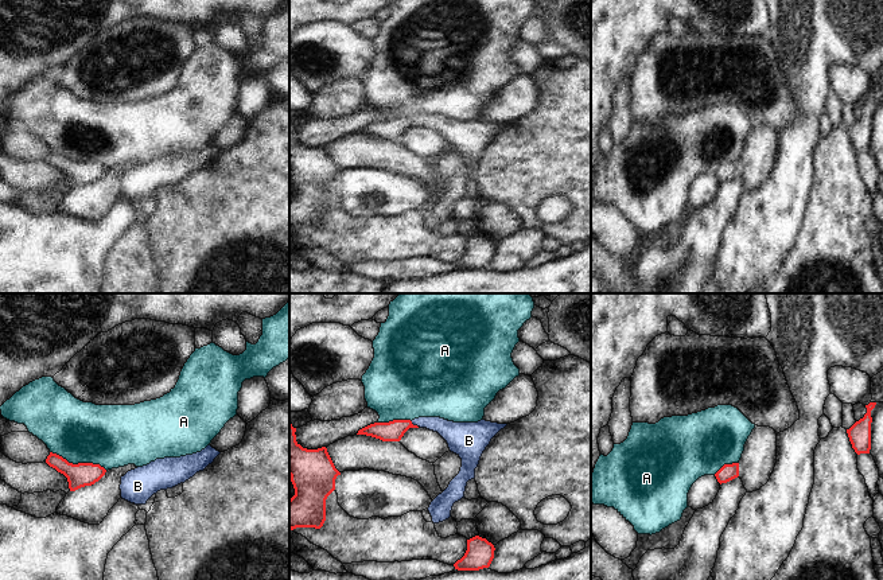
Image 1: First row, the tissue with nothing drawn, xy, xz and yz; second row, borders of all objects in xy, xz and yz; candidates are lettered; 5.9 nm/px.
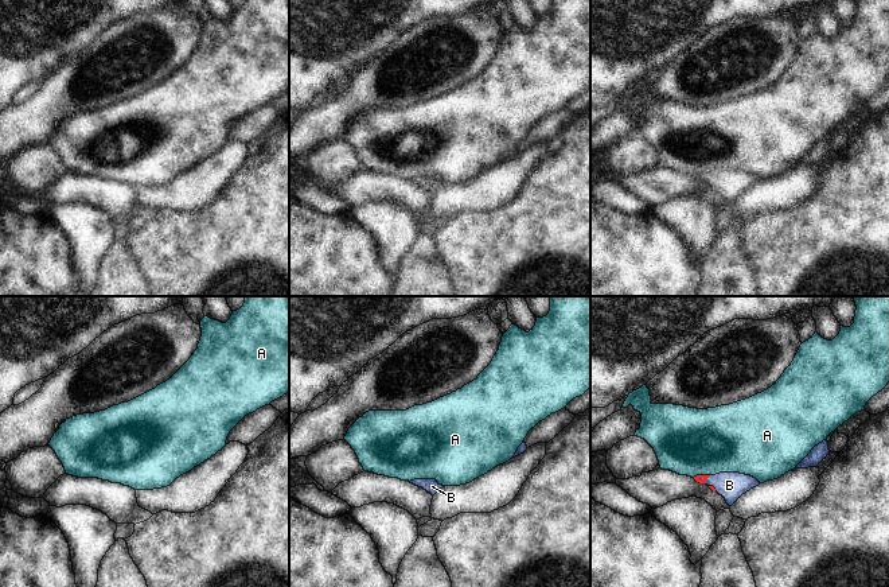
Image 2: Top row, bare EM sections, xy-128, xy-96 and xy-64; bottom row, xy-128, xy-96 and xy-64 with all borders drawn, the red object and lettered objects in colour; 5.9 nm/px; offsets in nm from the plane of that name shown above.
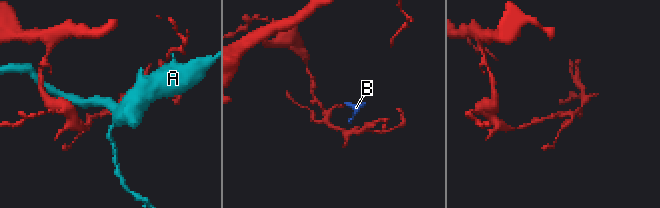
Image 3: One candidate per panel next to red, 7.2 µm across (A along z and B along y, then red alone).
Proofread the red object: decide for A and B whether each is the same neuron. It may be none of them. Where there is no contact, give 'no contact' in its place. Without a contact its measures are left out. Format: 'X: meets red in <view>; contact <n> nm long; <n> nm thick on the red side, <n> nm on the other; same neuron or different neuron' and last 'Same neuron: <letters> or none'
A: meets red in xy; contact 360 nm long; 140 nm thick on the red side, 360 nm on the other; different neuron
B: meets red in xz; contact 60 nm long; 120 nm thick on the red side, 140 nm on the other; same neuron
Same neuron: B

